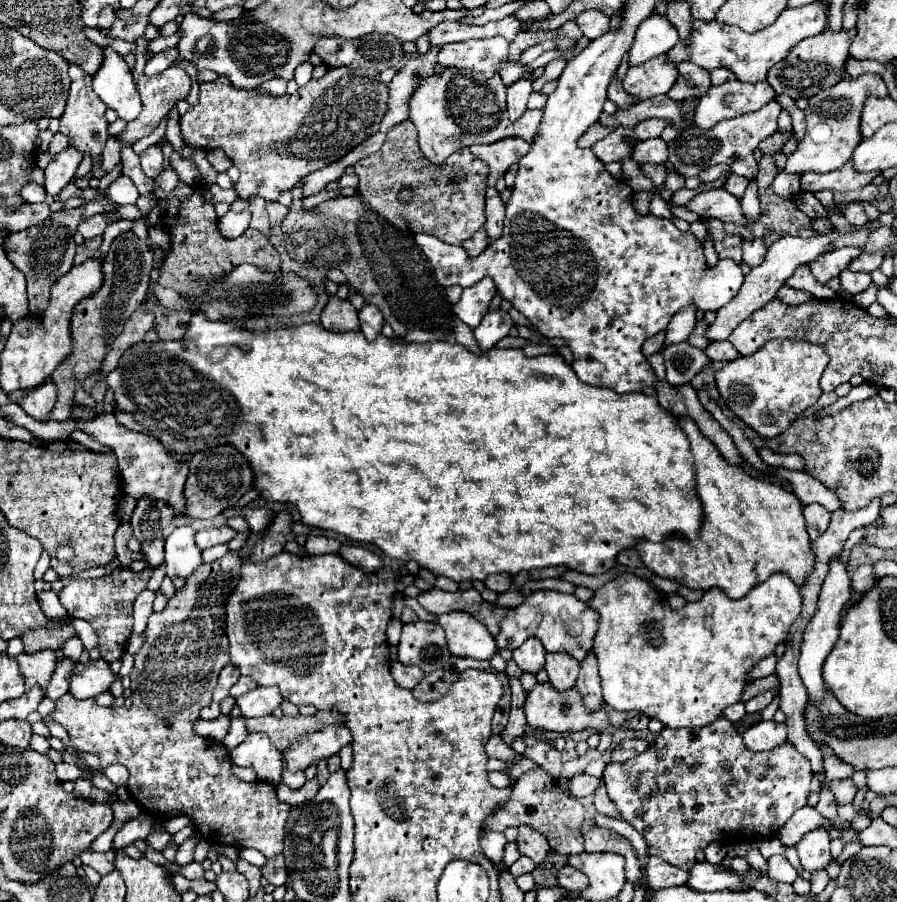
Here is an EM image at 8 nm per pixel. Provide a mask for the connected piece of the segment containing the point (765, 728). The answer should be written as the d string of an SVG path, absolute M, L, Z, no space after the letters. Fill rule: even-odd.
M761 721L743 733L743 743L751 751L769 751L787 741L787 723Z

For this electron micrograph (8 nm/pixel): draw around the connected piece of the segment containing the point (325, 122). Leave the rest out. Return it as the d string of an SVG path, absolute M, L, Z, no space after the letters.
M333 67L321 79L311 79L297 93L289 95L271 95L261 93L259 89L235 89L227 77L219 75L213 83L199 85L199 101L189 107L181 117L181 137L185 145L209 149L223 149L231 163L241 171L241 179L235 189L241 199L263 197L275 201L281 191L293 189L307 173L317 171L319 167L341 159L345 153L361 145L371 133L379 131L379 121L387 113L387 85L379 81L379 73L373 77L357 75L343 67Z

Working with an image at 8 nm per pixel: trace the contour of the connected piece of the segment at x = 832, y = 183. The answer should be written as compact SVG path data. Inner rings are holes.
M847 161L841 169L835 169L831 173L805 173L801 175L801 191L855 191L867 183L879 173L857 173L853 171L853 163Z

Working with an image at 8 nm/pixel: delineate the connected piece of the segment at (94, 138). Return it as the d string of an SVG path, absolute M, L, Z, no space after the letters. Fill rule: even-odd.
M69 63L69 77L71 77L71 89L69 89L69 99L65 105L65 113L61 115L61 133L71 139L71 147L79 151L89 151L93 155L99 155L105 147L107 135L107 119L105 119L105 105L103 101L93 93L91 89L91 75L81 71L75 63Z

